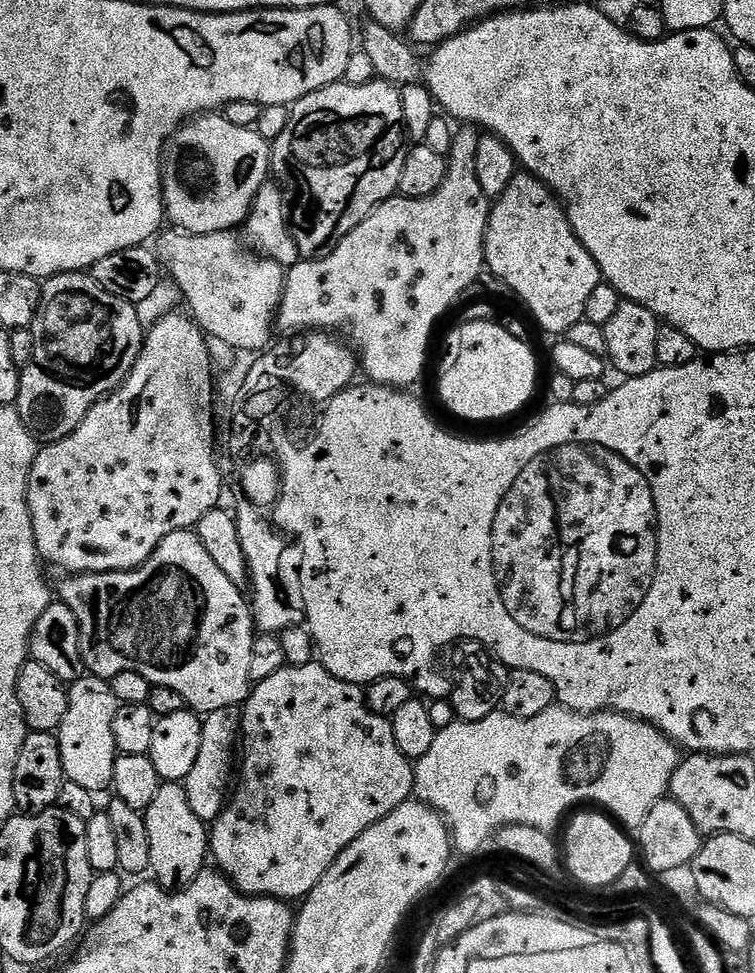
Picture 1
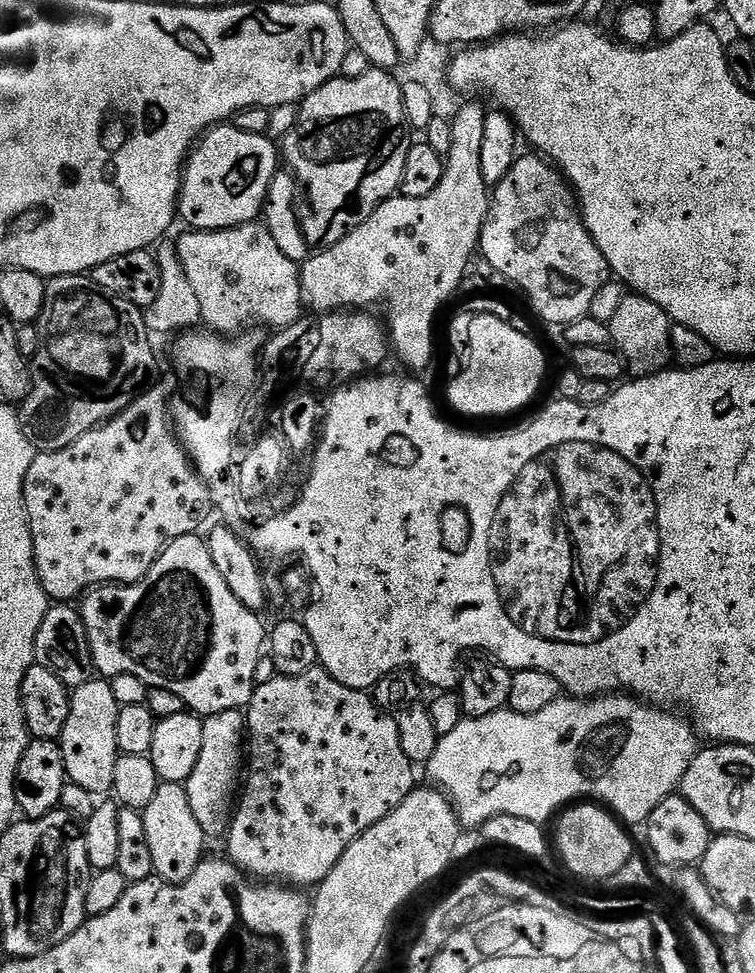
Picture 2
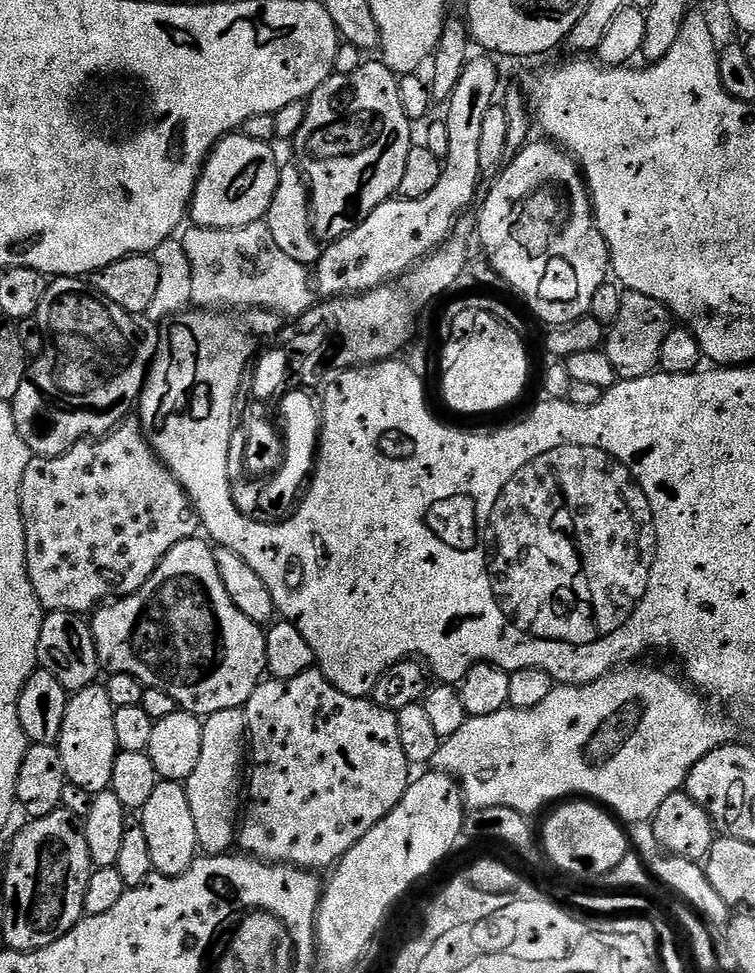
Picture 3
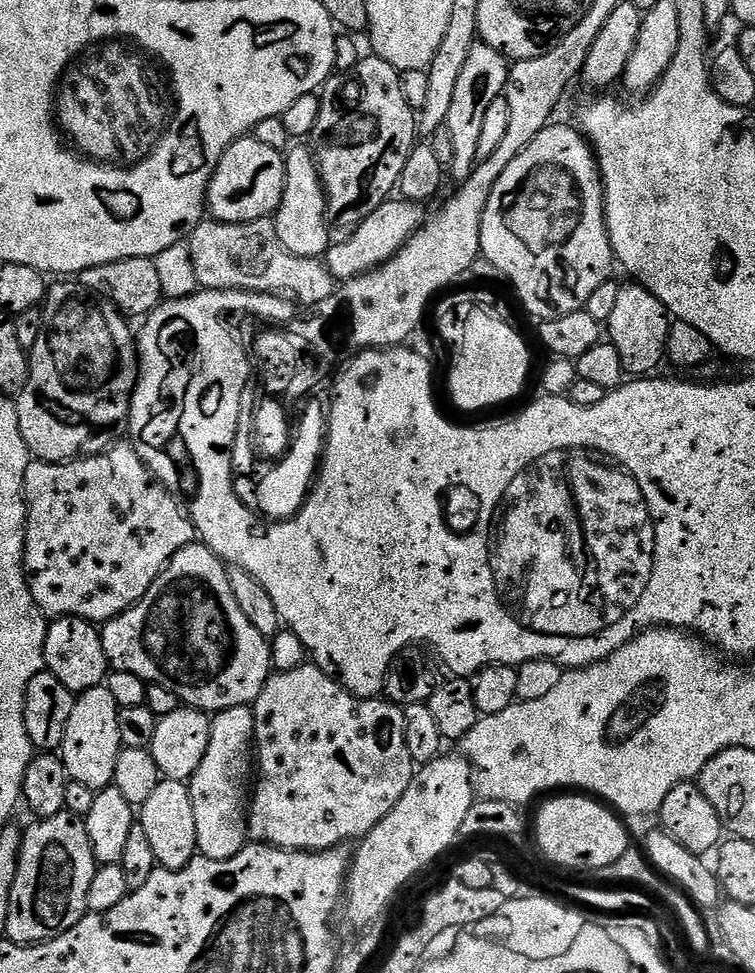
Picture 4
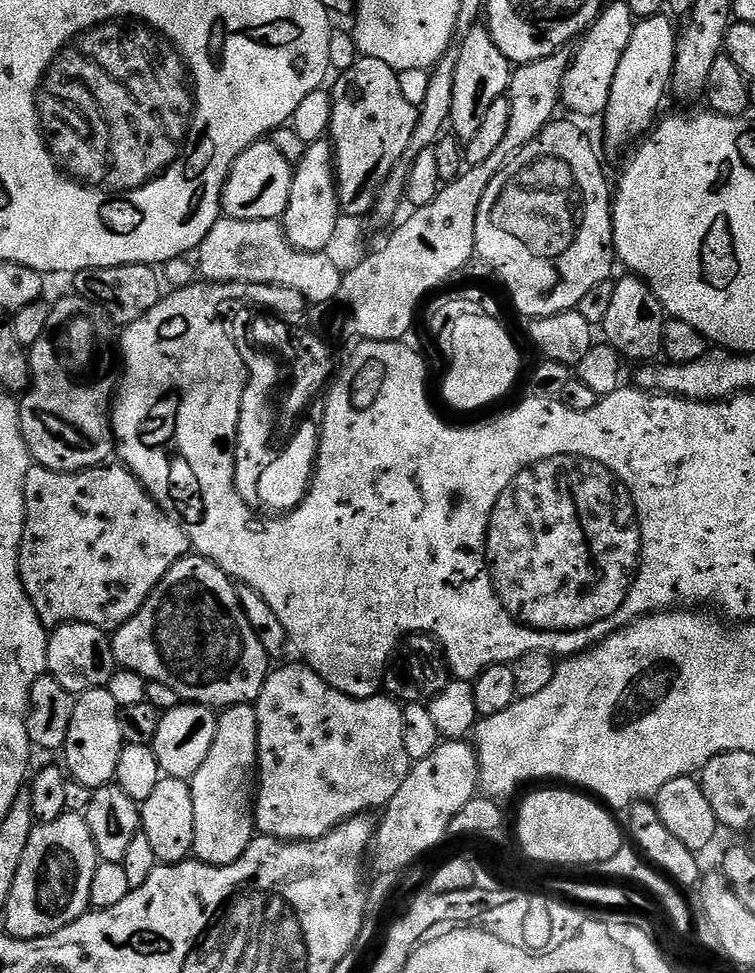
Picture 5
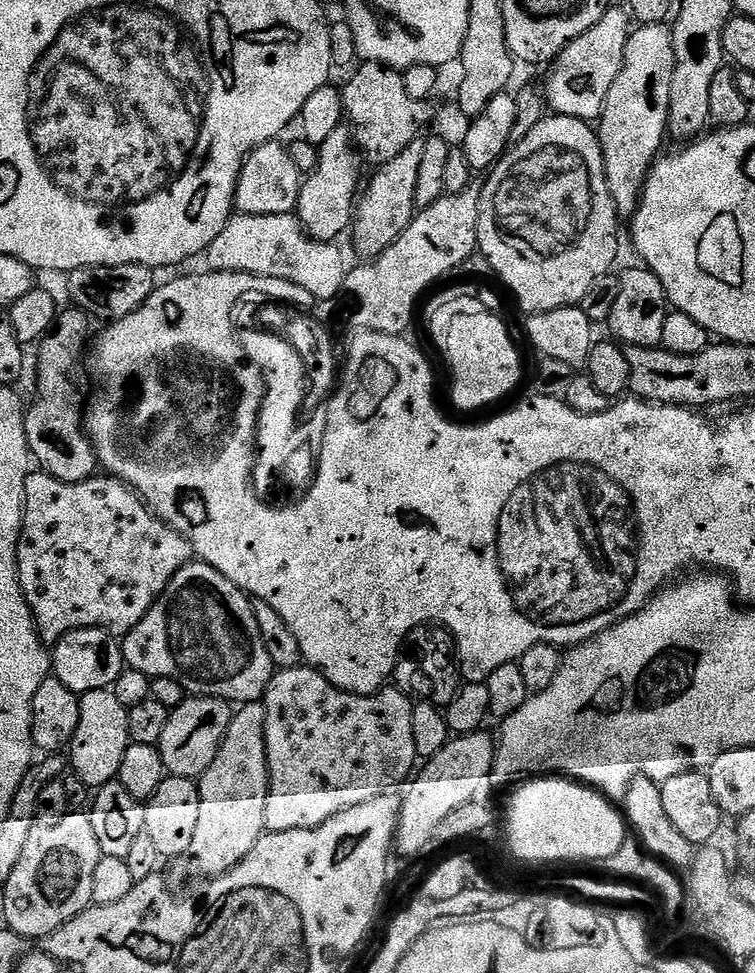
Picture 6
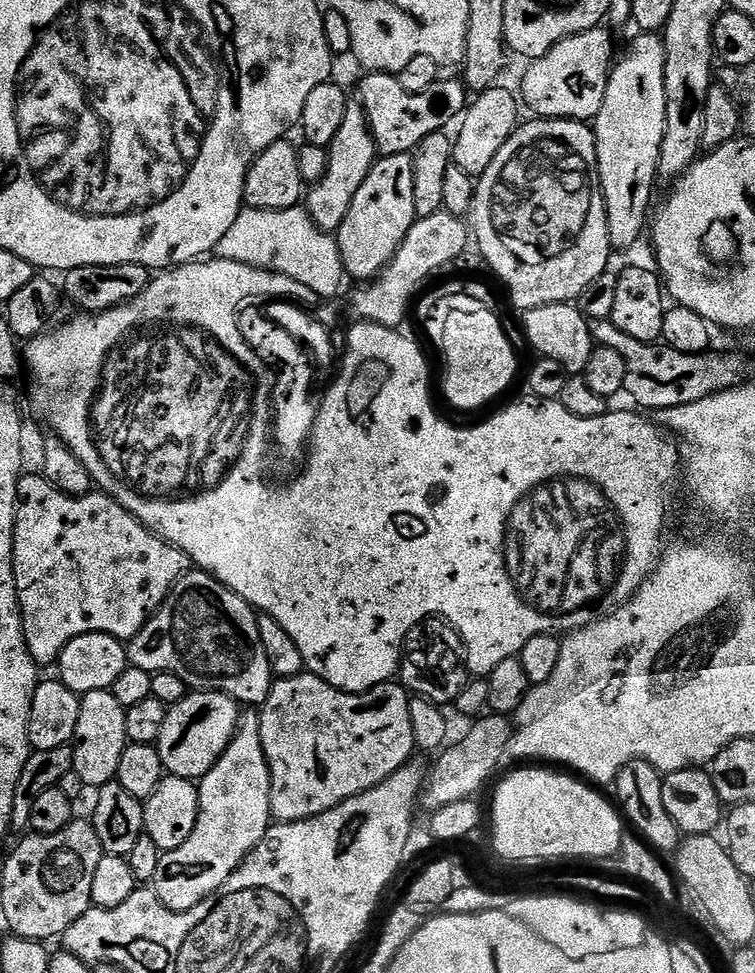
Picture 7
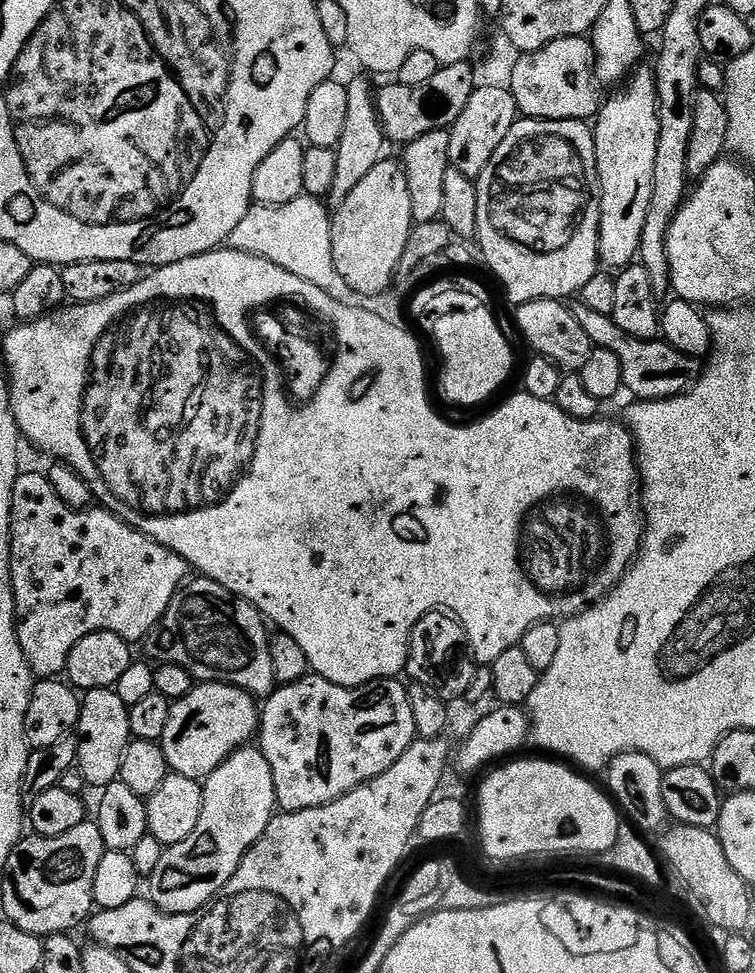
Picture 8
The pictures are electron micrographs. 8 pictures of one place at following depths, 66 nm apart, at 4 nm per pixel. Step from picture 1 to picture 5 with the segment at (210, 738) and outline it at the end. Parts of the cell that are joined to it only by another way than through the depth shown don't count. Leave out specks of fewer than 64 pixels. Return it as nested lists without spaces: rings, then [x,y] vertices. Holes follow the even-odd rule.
[[[252,704],[223,709],[216,721],[214,746],[191,778],[194,798],[195,859],[204,864],[229,864],[254,838],[254,801],[258,791],[258,714]]]

